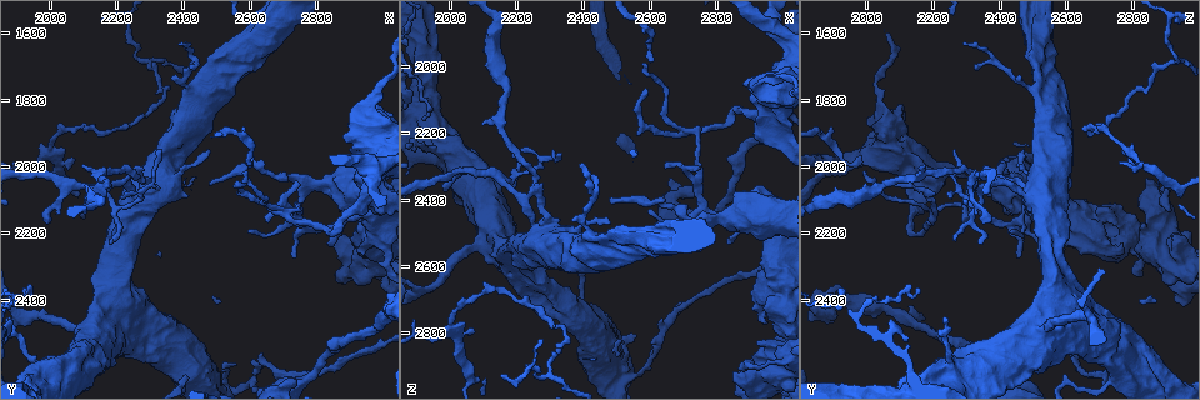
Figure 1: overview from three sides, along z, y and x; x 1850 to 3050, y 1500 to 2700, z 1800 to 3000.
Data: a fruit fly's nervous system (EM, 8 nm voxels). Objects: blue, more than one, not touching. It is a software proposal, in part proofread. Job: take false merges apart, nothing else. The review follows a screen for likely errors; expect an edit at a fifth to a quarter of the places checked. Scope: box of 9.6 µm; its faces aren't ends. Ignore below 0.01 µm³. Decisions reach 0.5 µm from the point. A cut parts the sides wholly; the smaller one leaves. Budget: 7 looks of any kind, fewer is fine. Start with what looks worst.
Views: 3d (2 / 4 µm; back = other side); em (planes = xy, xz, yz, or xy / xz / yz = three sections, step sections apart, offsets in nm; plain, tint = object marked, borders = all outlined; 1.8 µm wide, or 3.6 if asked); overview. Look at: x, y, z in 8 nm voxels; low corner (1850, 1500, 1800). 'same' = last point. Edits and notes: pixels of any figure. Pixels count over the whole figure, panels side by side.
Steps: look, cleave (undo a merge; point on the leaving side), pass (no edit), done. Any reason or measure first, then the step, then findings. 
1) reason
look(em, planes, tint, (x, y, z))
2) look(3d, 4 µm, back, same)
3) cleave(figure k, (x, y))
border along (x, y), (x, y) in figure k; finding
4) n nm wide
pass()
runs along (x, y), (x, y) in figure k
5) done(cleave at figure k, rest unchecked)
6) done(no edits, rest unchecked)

three-way junction
look(3d, 2 µm, (1990, 1950, 2790))

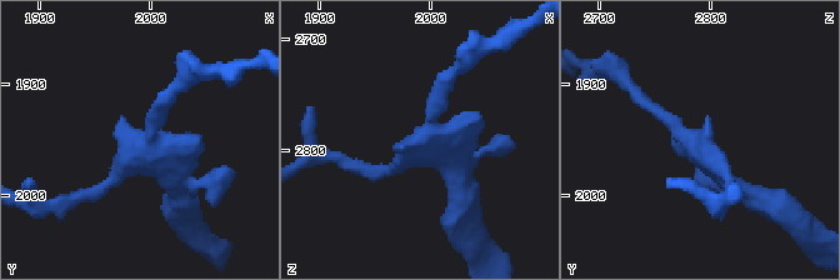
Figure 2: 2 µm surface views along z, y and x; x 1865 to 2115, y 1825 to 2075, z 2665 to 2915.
look(em, xy, step 8, plain, (1996, 1954, 2788))

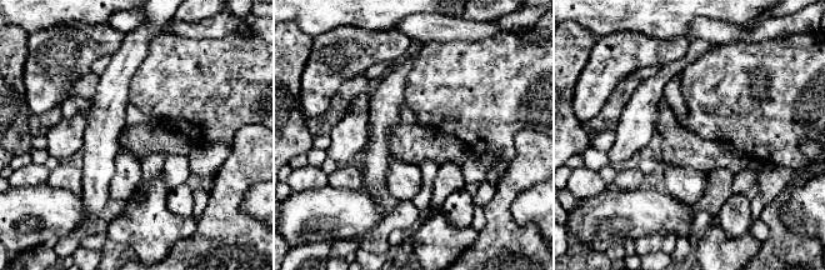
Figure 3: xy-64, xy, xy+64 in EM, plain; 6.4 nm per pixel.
where the object lies
look(em, xy, step 8, tint, same)

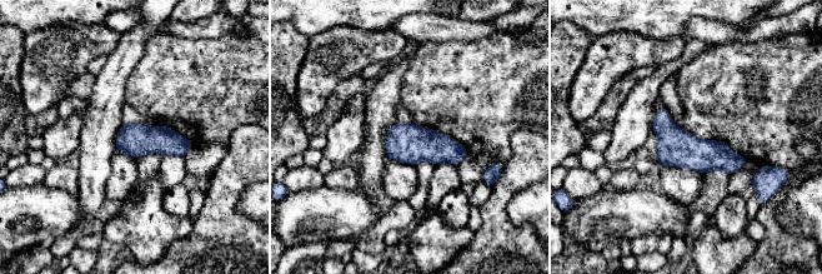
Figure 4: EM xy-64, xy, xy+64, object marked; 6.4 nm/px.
pass()
all the same neuron

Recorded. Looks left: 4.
calibre changes
look(em, yz, step 4, tint, (2950, 1910, 2060))

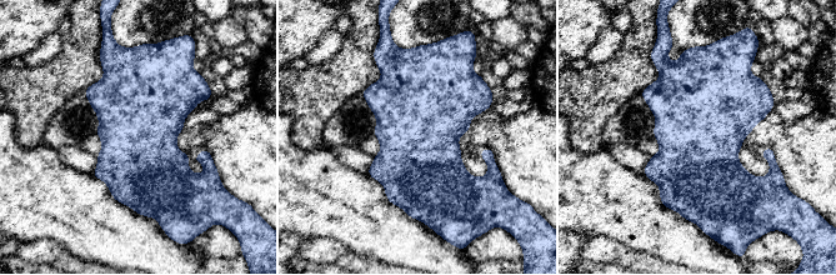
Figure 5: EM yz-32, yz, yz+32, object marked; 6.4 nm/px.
cut it another way
look(em, planes, tint, same)

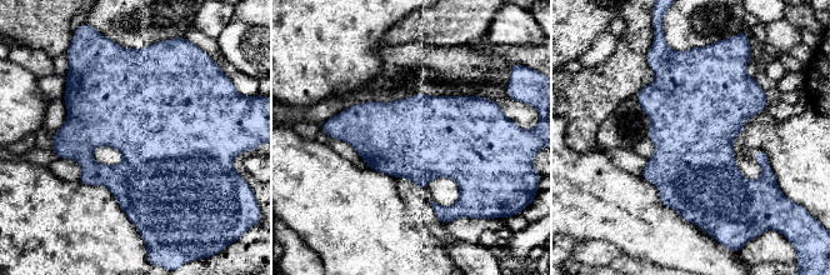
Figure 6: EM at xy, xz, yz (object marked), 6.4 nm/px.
pass()
one neuron here

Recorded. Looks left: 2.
thick turns thin
look(em, planes, tint, (1930, 2560, 2250))

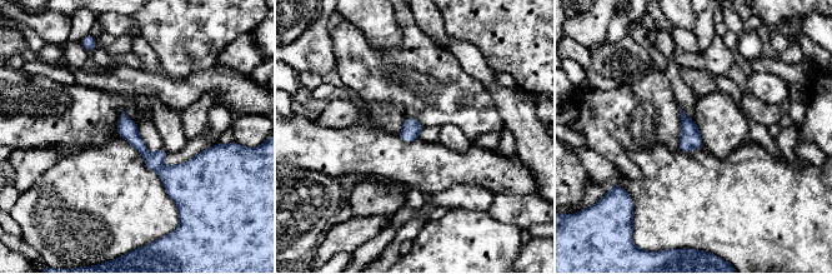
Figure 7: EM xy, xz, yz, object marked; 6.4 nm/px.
pass()
runs along (121, 121), (165, 172), (208, 153) in figure 7; continuous, no second neuron

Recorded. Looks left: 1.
done(no edits, rest unchecked)

